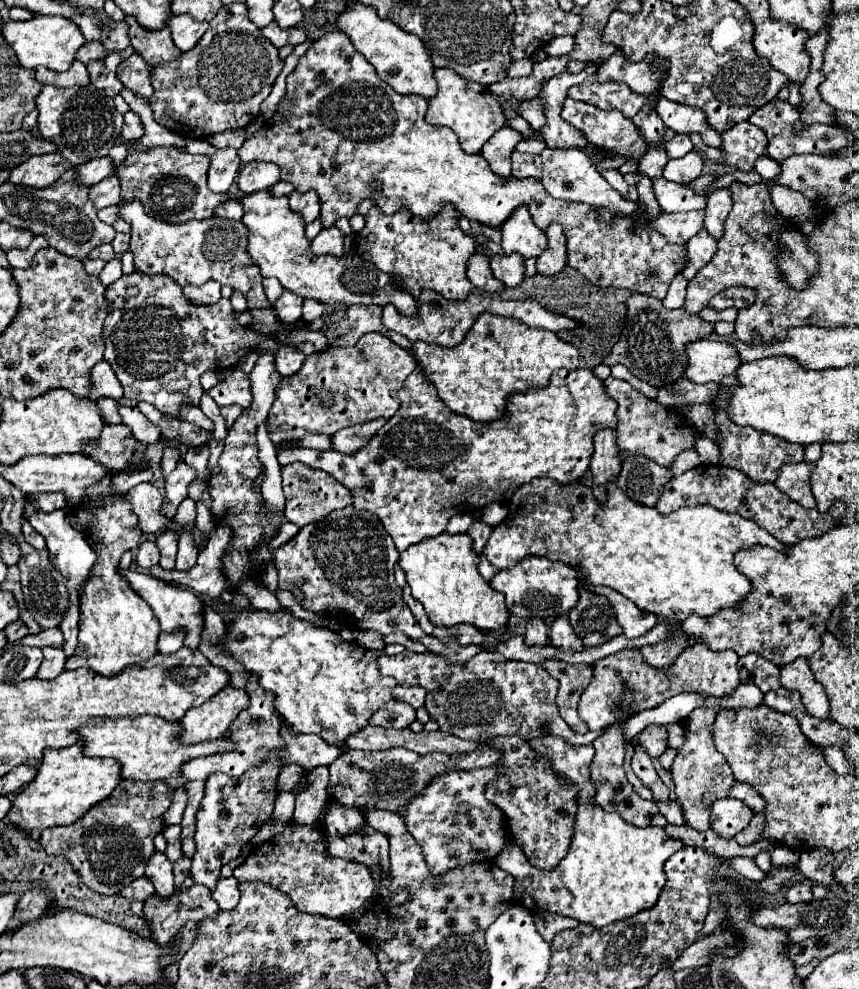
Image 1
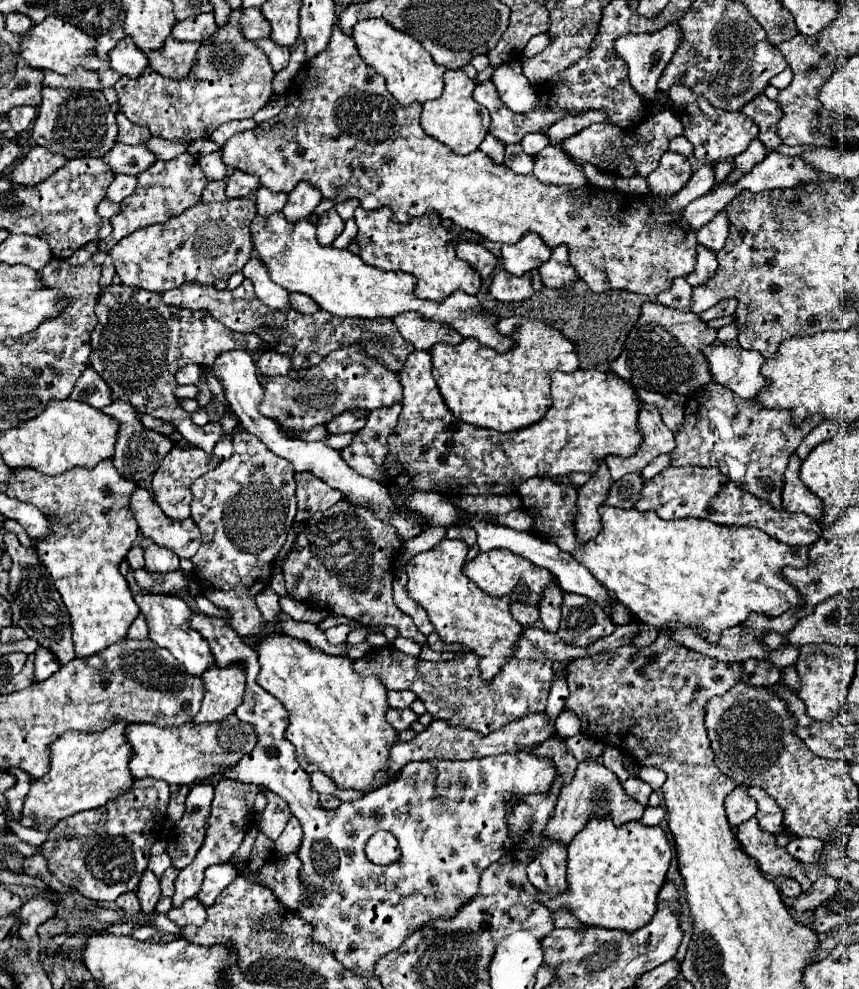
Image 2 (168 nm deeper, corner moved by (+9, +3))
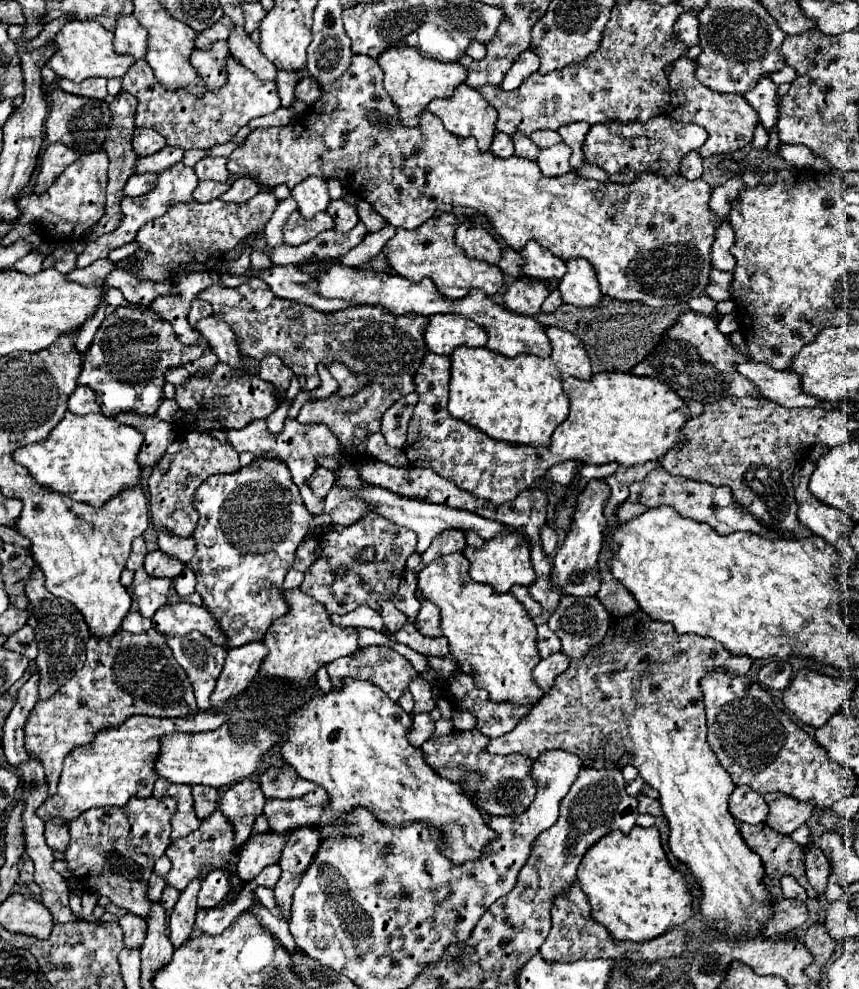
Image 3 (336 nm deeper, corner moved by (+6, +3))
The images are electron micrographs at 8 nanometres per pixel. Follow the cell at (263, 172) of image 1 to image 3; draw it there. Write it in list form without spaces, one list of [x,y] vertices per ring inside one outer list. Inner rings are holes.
[[[237,178],[231,188],[221,196],[223,202],[235,202],[241,204],[245,200],[249,200],[251,196],[255,196],[259,192],[259,184],[253,178]]]

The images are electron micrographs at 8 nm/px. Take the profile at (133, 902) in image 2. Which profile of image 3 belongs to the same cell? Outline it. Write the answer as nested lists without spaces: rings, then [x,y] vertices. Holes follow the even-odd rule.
[[[127,912],[121,920],[119,920],[119,926],[123,928],[123,934],[125,934],[125,946],[127,948],[141,948],[143,944],[143,928],[147,928],[143,924],[143,918],[133,914],[133,912]]]

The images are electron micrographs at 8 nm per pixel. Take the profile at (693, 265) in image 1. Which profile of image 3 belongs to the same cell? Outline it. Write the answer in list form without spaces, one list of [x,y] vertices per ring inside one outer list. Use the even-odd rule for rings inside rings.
[[[711,268],[709,272],[709,284],[705,288],[705,294],[709,298],[713,298],[715,302],[721,302],[721,300],[729,300],[729,288],[731,284],[731,272],[723,272],[723,270],[717,270],[717,268]]]

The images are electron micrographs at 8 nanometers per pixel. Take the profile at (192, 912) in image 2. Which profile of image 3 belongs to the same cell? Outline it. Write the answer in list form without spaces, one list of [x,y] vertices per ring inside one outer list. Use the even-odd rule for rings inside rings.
[[[237,900],[235,904],[229,904],[227,908],[209,908],[209,910],[199,908],[195,928],[203,930],[205,934],[221,934],[223,930],[227,930],[231,926],[231,922],[243,910],[245,908],[241,906],[241,900]]]

